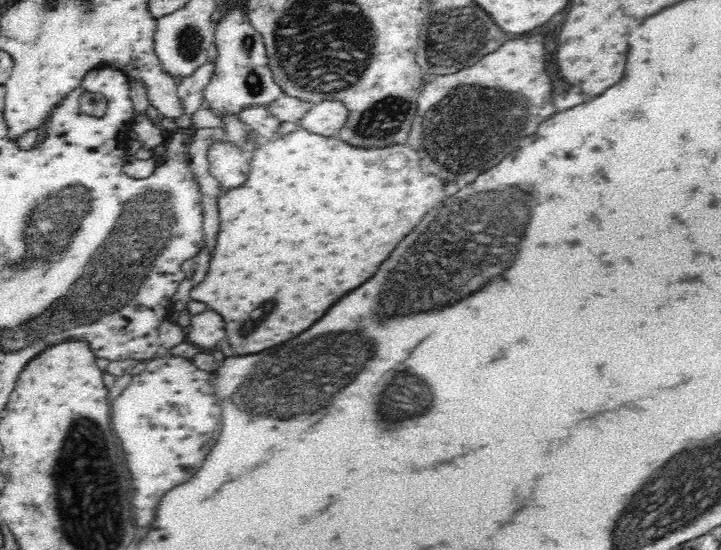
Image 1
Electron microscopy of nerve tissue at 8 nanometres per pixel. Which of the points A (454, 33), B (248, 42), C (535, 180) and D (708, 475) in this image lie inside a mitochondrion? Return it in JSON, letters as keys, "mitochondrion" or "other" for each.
{"A":"mitochondrion","B":"mitochondrion","C":"mitochondrion","D":"mitochondrion"}

